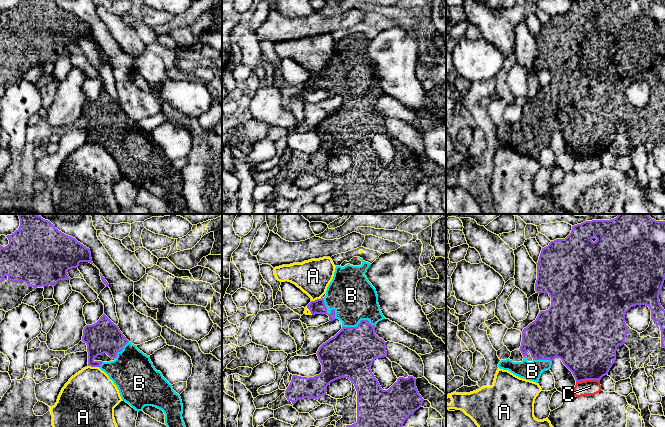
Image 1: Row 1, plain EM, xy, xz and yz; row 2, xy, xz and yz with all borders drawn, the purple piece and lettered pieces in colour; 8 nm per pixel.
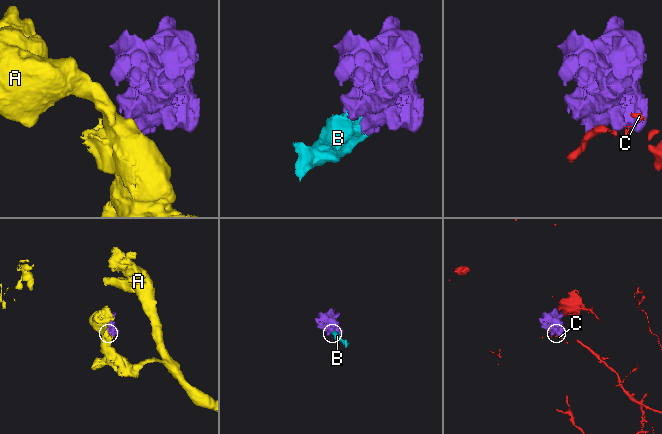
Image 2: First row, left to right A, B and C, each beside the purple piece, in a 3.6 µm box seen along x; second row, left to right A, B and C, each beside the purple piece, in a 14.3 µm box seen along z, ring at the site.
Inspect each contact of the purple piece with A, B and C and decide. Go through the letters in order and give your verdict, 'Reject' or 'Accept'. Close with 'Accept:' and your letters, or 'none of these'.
A: Reject
B: Accept
C: Reject
Accept: B

